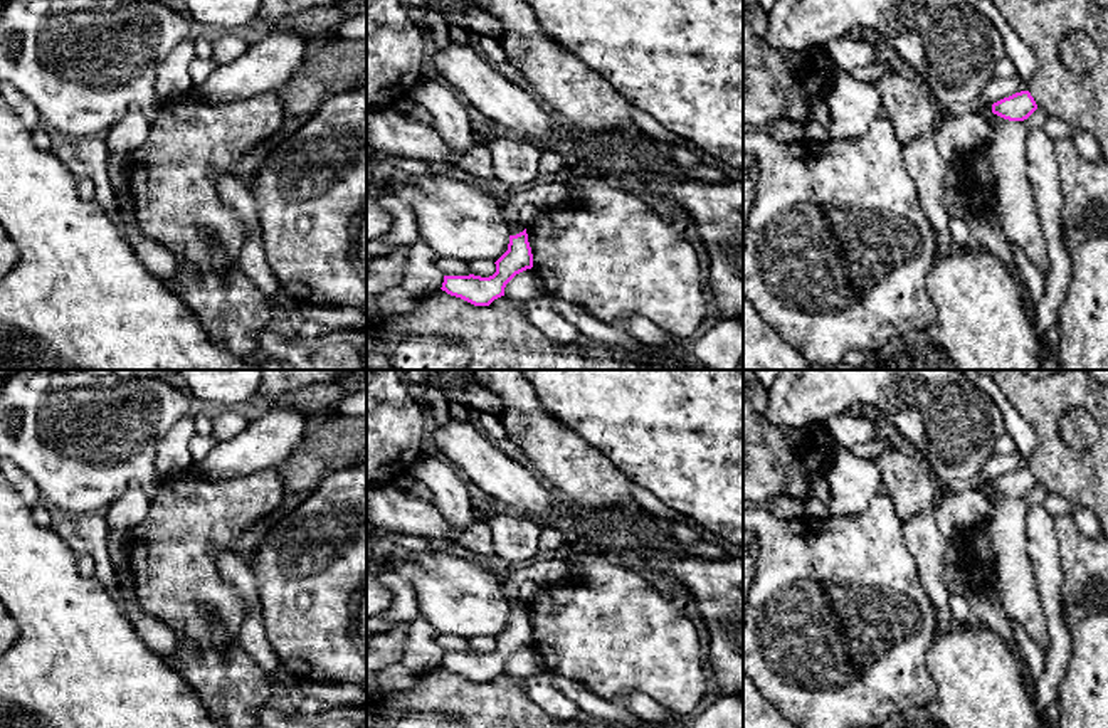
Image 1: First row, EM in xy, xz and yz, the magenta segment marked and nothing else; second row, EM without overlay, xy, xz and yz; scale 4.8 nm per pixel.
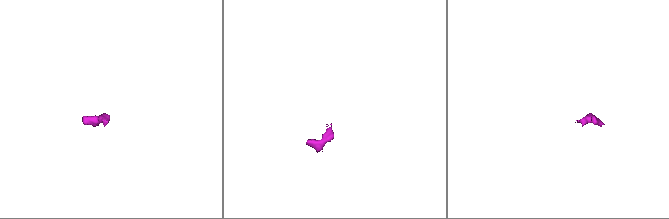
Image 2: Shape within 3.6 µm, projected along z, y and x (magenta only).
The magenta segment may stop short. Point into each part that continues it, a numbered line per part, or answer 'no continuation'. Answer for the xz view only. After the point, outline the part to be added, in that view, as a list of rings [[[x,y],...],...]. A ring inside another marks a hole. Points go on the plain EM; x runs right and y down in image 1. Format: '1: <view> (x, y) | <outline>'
1: xz (515, 601) | [[[504,590],[504,595],[509,604],[509,612],[516,612],[526,605],[526,602],[520,595],[520,590],[516,590],[516,592]]]

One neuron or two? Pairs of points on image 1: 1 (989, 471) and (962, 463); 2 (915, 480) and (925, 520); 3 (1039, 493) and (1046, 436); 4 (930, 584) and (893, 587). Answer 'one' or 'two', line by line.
1: two
2: two
3: two
4: two

